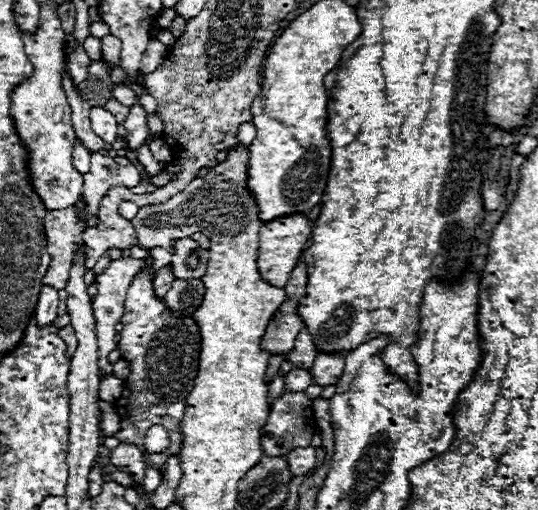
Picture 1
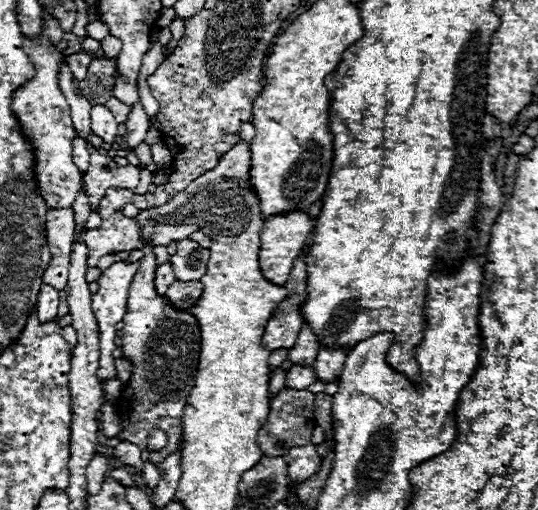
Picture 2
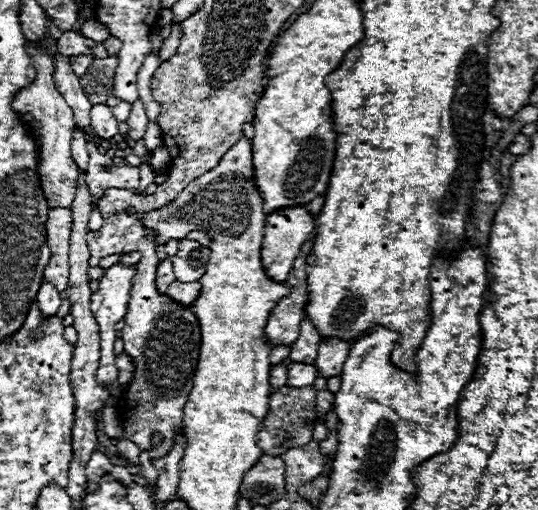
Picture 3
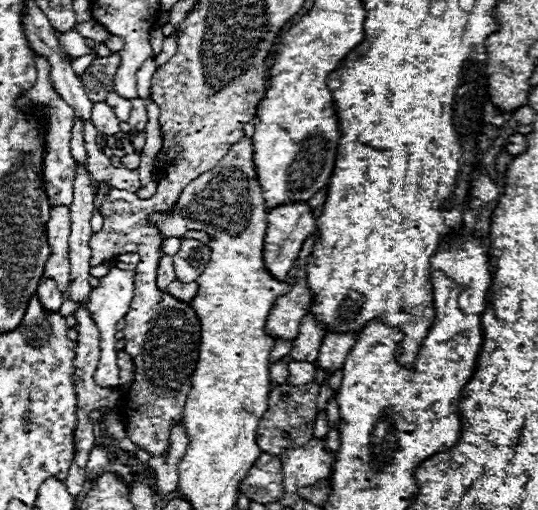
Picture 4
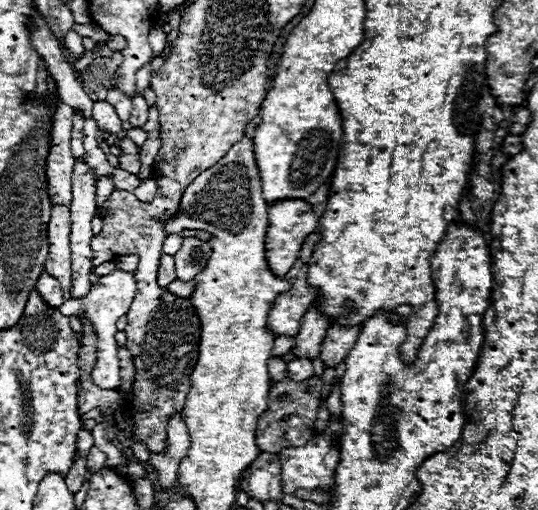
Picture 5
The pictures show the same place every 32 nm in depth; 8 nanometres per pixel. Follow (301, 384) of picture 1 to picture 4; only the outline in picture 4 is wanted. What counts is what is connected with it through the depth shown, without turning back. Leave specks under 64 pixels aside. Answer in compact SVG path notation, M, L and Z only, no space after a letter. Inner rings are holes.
M290 362L288 372L290 372L288 380L292 384L306 384L306 382L314 380L314 374L316 374L314 364L308 364L308 362Z

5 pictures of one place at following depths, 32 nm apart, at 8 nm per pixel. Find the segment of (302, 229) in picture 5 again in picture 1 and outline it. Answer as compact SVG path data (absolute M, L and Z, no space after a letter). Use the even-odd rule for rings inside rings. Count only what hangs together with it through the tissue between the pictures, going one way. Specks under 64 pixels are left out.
M300 214L300 216L282 216L270 222L264 222L264 226L260 228L260 250L258 250L258 268L260 274L264 276L264 280L272 286L284 288L292 268L296 266L296 260L300 258L302 250L306 248L306 242L310 238L312 232L312 224L310 220Z

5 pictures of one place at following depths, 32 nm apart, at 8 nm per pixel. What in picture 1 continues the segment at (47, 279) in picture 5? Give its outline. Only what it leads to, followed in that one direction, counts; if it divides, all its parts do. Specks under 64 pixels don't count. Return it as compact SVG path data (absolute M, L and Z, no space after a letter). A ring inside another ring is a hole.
M42 286L40 296L38 296L38 304L36 304L38 326L50 324L58 316L56 310L58 310L58 290L52 286Z

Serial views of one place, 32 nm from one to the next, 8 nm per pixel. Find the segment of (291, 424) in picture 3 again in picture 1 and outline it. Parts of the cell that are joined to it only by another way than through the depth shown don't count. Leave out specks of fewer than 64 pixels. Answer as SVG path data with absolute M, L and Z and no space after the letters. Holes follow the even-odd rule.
M282 392L270 404L268 422L262 428L260 446L266 456L286 456L292 448L306 448L312 444L312 434L316 428L316 418L312 410L312 400L306 392Z

